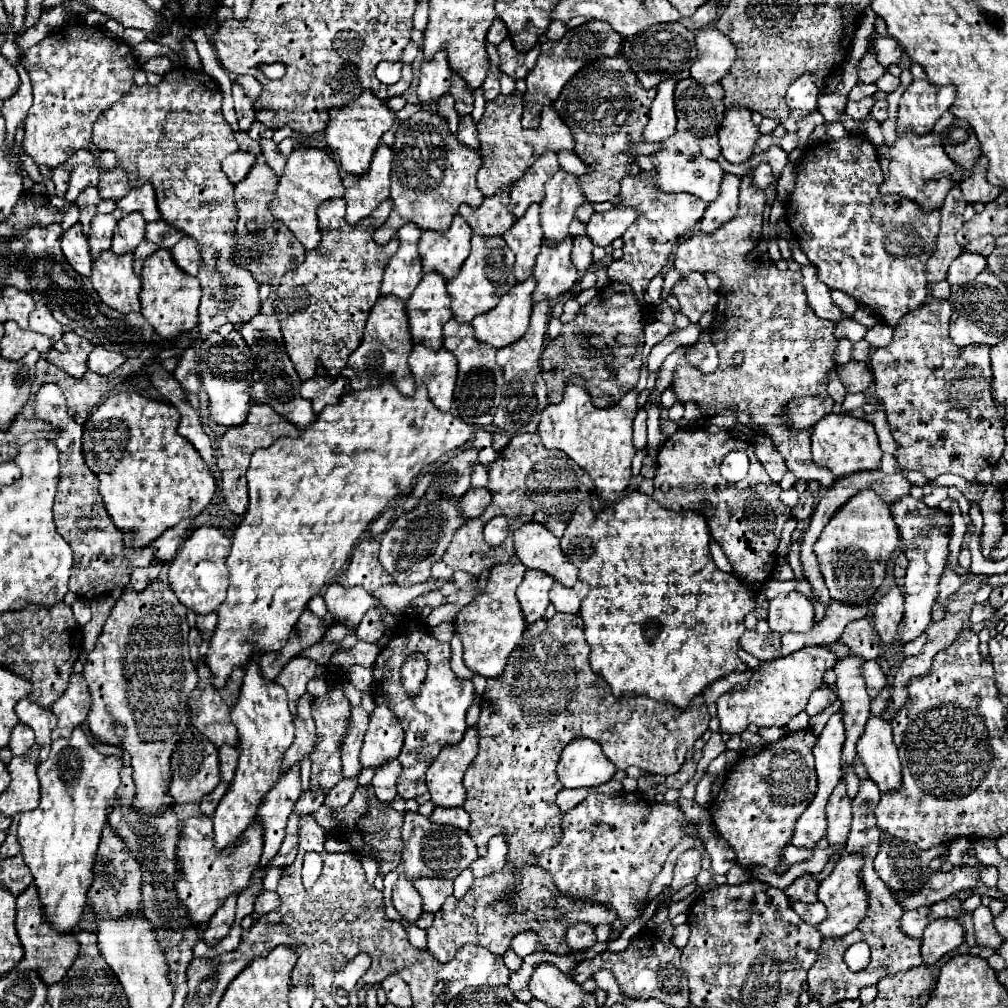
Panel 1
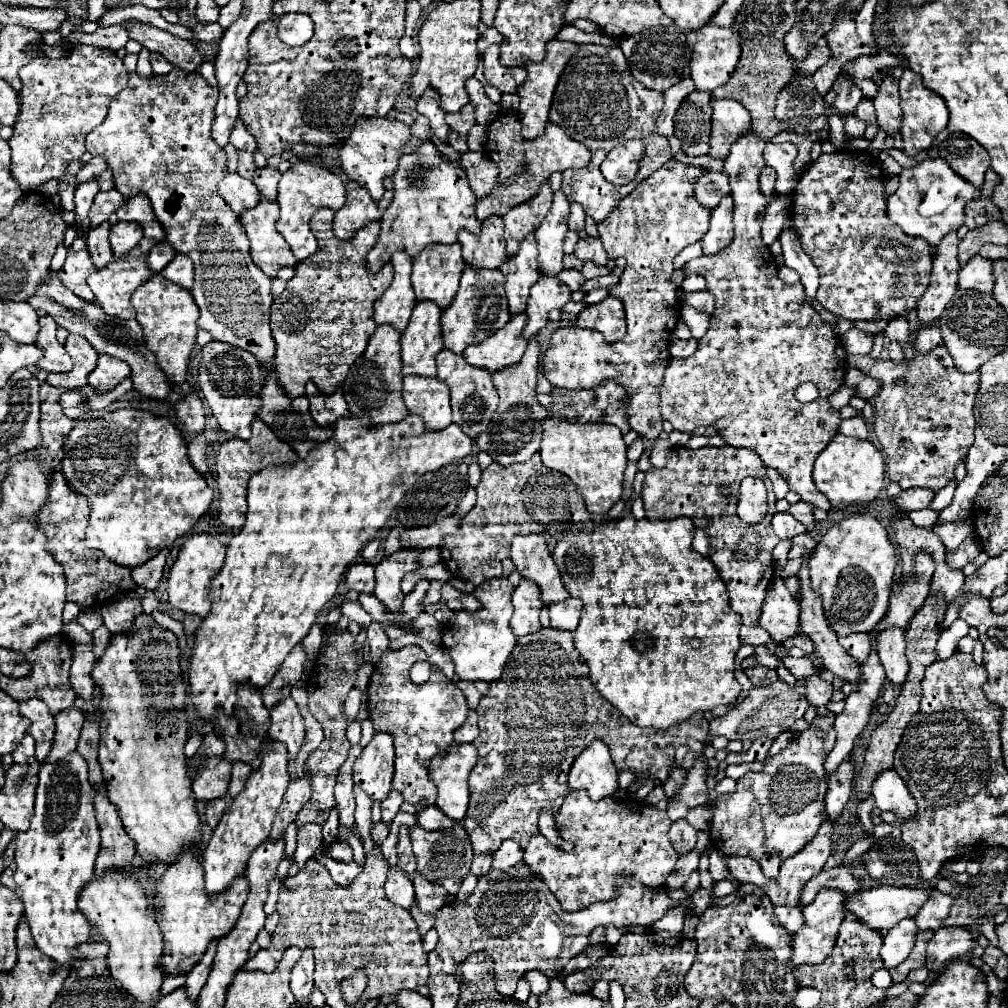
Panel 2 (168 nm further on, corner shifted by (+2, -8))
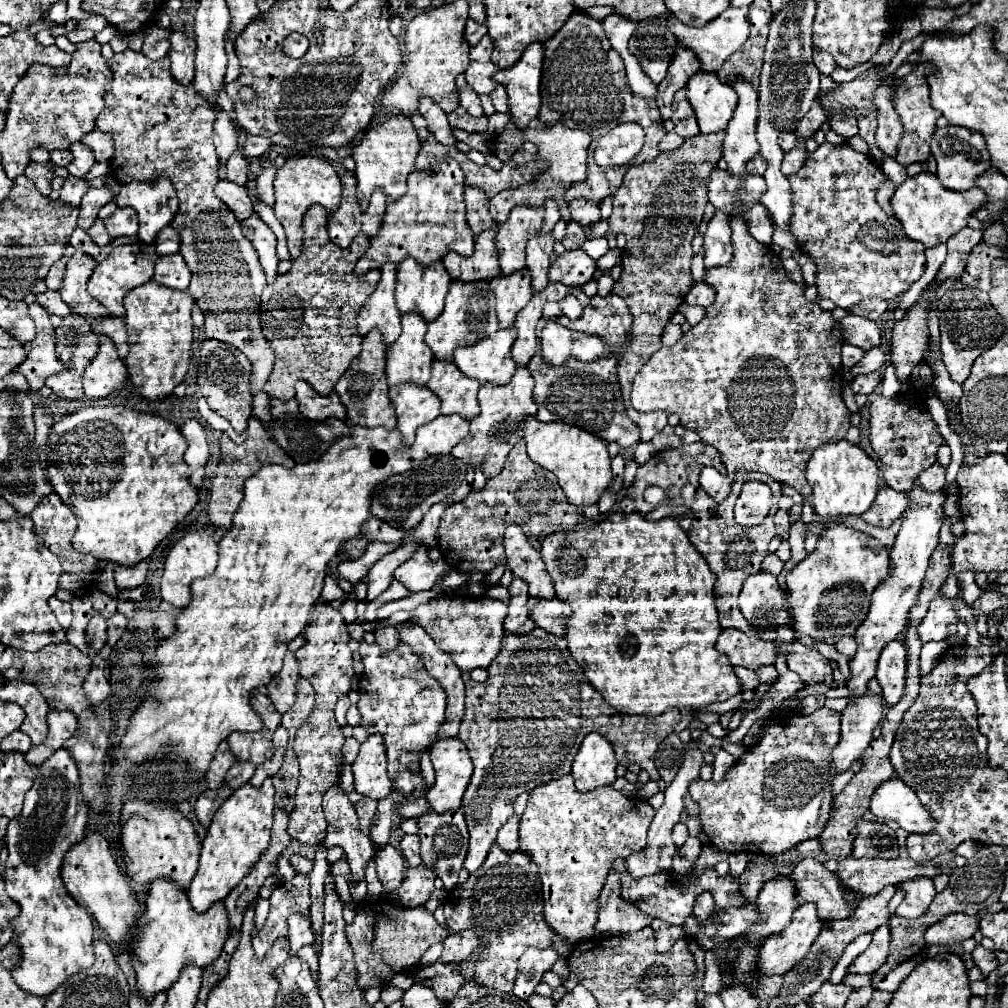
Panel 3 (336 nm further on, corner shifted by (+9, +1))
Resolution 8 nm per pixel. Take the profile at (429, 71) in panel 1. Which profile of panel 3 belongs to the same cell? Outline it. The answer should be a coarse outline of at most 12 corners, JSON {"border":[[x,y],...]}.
{"border":[[421,98],[419,112],[435,140],[453,146],[447,114],[429,98]]}

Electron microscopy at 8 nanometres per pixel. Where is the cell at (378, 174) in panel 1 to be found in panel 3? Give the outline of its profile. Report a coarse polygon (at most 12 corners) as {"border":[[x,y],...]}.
{"border":[[353,172],[341,176],[343,198],[329,214],[329,238],[345,248],[365,232],[375,236],[387,204],[385,192],[361,210]]}

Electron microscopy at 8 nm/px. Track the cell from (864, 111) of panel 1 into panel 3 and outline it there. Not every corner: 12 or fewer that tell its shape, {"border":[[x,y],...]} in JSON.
{"border":[[831,118],[831,130],[847,140],[857,134],[857,120]]}

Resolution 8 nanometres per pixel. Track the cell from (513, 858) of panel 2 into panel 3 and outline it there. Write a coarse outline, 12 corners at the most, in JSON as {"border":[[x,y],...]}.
{"border":[[519,818],[501,826],[497,844],[505,852],[519,848]]}

